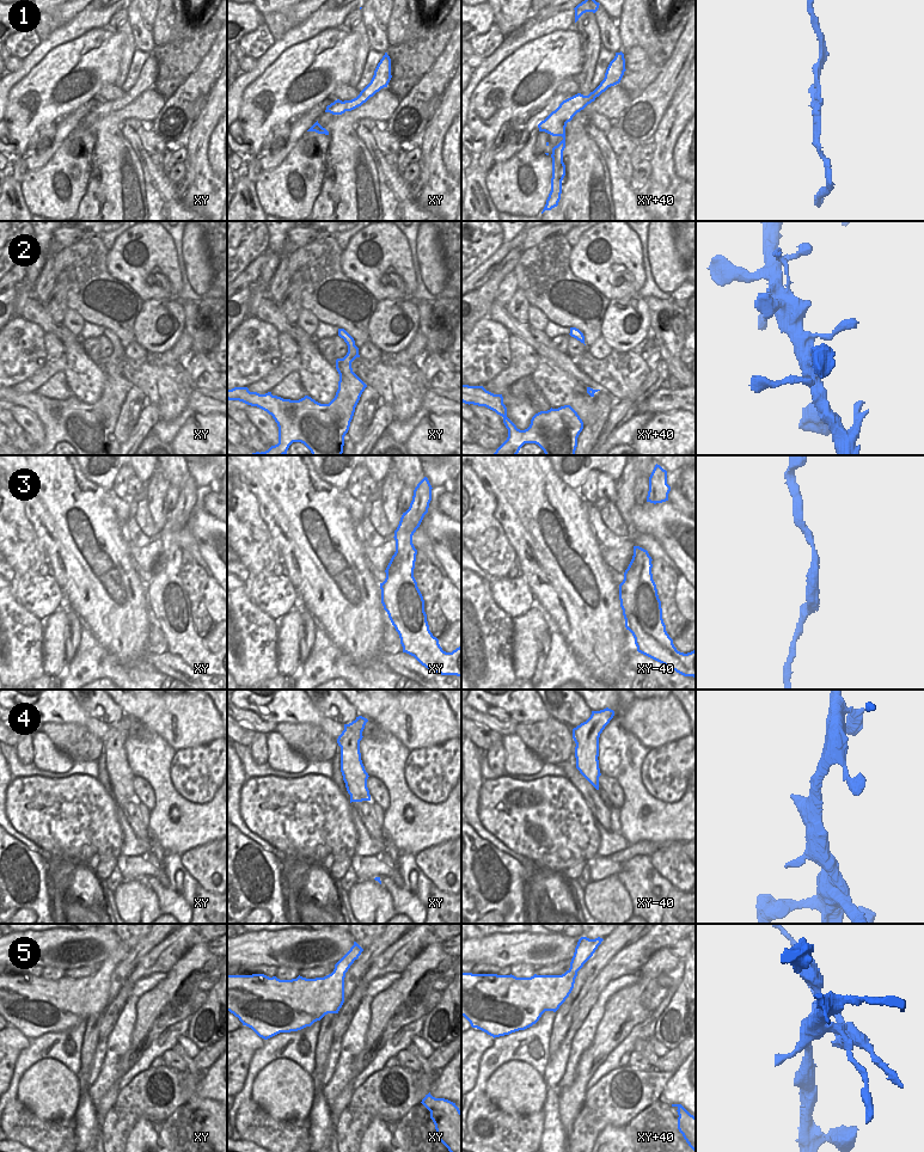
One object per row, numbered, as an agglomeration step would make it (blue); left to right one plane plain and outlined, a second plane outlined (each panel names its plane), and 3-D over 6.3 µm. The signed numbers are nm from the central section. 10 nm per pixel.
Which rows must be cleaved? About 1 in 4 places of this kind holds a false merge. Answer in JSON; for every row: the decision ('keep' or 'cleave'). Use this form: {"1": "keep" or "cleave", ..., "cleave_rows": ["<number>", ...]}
{"1": "keep", "2": "keep", "3": "keep", "4": "keep", "5": "cleave", "cleave_rows": ["5"]}

